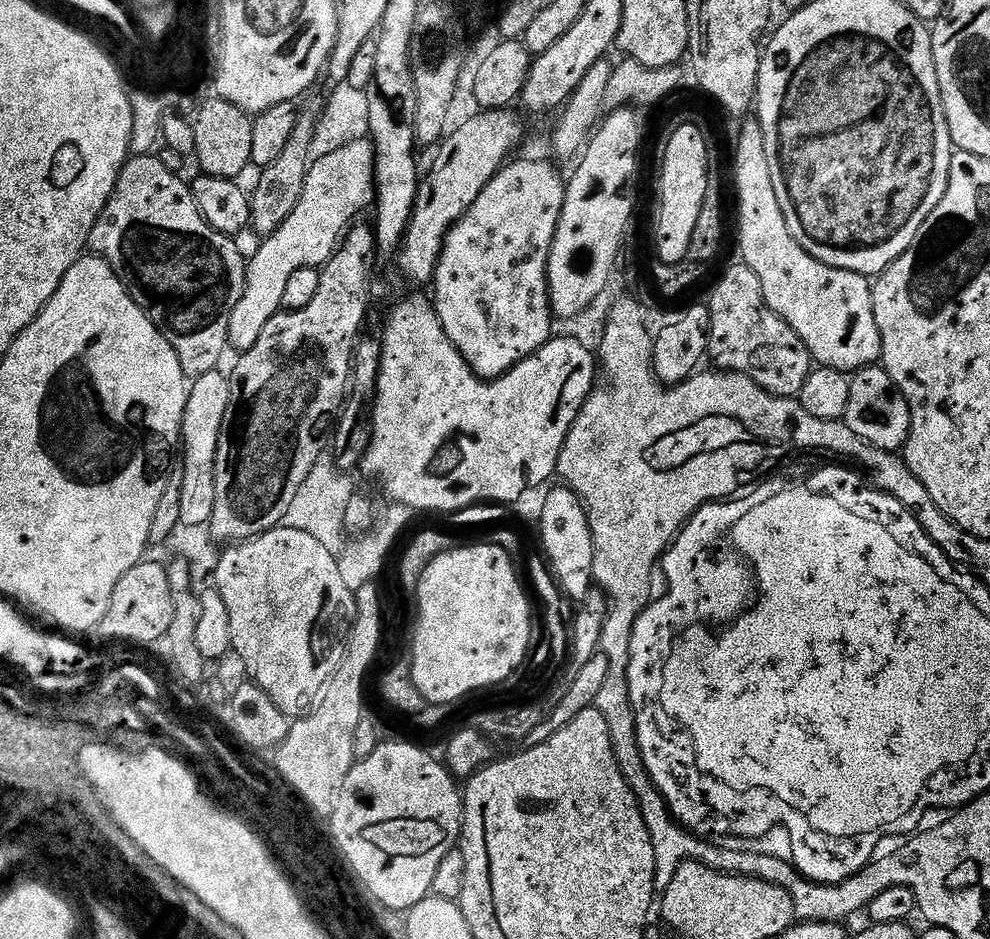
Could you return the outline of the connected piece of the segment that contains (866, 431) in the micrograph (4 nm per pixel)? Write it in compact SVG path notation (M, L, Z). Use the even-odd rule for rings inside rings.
M869 366L851 373L849 397L842 422L855 436L862 438L867 444L873 444L878 450L899 453L912 429L912 419L908 403L900 397L892 379L883 366Z

